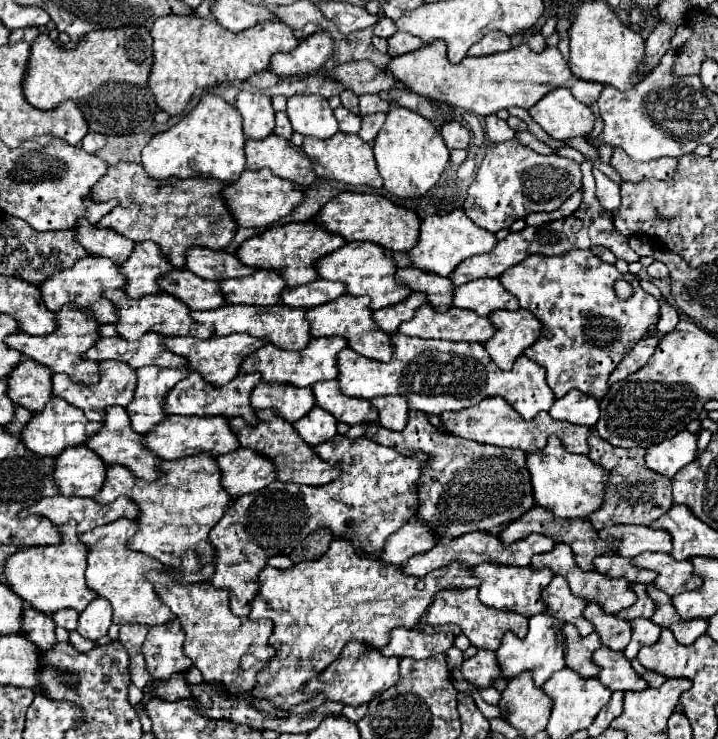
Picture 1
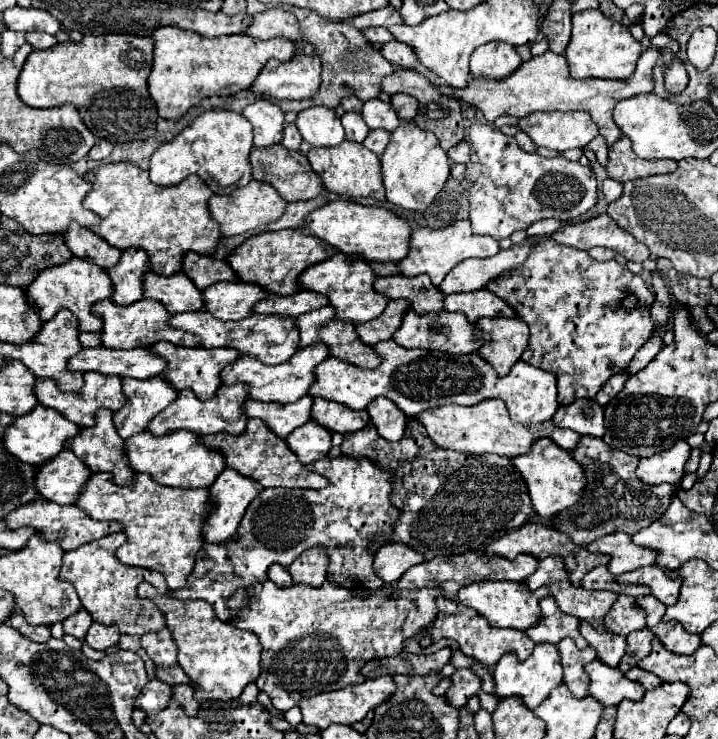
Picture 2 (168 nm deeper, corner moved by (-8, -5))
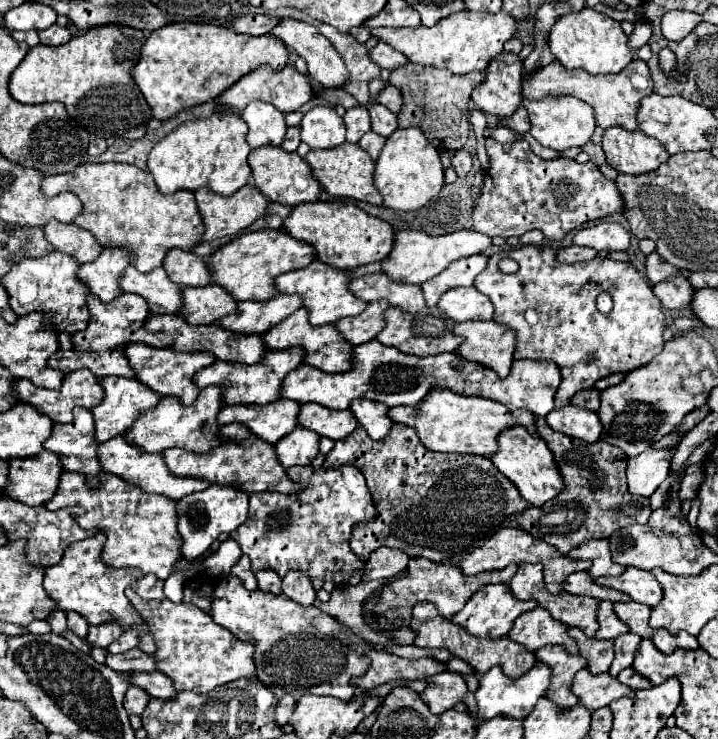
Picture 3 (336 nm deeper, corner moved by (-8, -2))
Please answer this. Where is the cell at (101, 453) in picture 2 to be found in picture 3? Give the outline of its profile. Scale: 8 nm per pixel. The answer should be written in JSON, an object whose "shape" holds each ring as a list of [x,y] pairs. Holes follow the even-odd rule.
{"shape":[[[75,409],[73,421],[67,425],[55,423],[53,433],[43,447],[57,453],[65,471],[81,473],[89,487],[99,487],[101,469],[97,469],[97,441],[89,409]]]}

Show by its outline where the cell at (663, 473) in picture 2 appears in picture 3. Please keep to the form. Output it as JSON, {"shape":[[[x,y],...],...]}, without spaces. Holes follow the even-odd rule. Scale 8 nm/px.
{"shape":[[[647,449],[645,453],[627,461],[627,489],[631,495],[651,497],[655,489],[667,479],[673,451]]]}

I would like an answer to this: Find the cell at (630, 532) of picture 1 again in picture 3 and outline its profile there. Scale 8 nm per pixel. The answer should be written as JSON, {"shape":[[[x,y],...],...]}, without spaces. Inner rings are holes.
{"shape":[[[607,539],[601,541],[585,541],[577,547],[573,547],[567,553],[569,559],[589,559],[593,565],[587,569],[591,579],[597,579],[601,575],[609,575],[609,577],[617,577],[625,571],[625,567],[617,565],[611,561],[611,553],[609,553],[609,543]]]}

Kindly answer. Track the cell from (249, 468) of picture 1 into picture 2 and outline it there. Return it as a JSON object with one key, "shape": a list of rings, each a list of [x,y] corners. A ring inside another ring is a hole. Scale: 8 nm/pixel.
{"shape":[[[225,468],[211,486],[211,500],[217,502],[217,510],[209,514],[209,520],[205,522],[205,540],[217,544],[229,540],[235,534],[249,502],[261,490],[263,486],[257,480],[251,480],[233,468]]]}

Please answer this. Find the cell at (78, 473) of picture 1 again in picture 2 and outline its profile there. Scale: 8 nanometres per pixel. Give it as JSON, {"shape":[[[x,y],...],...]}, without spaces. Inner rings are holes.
{"shape":[[[67,448],[59,452],[49,464],[39,466],[37,490],[51,502],[75,504],[89,476],[91,470]]]}

